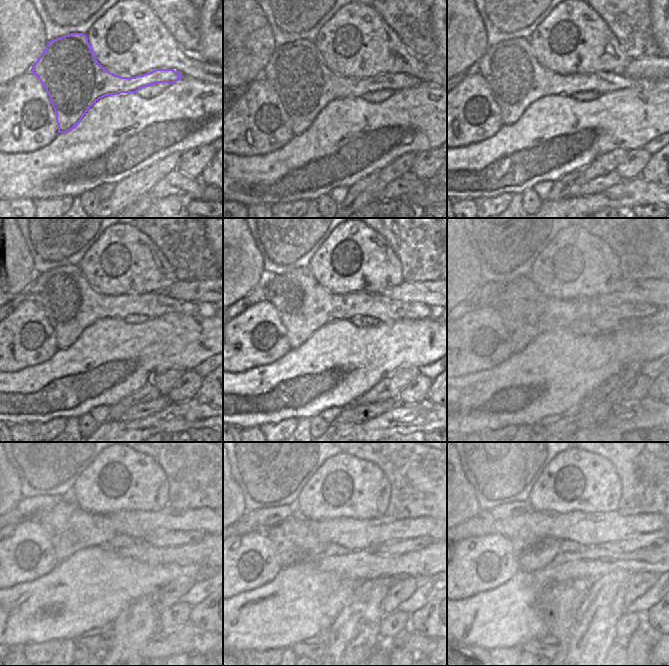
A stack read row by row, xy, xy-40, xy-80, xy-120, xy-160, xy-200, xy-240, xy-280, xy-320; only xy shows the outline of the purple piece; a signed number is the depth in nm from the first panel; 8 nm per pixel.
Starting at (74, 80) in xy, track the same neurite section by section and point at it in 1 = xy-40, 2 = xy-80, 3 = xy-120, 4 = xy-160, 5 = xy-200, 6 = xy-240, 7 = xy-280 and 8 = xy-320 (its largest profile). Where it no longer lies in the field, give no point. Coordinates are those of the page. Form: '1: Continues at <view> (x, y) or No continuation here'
1: Continues at xy-40 (295, 71)
2: Continues at xy-80 (517, 79)
3: Continues at xy-120 (71, 304)
4: Continues at xy-160 (304, 306)
5: Continues at xy-200 (543, 313)
6: Continues at xy-240 (160, 537)
7: Continues at xy-280 (404, 545)
8: Continues at xy-320 (642, 544)

